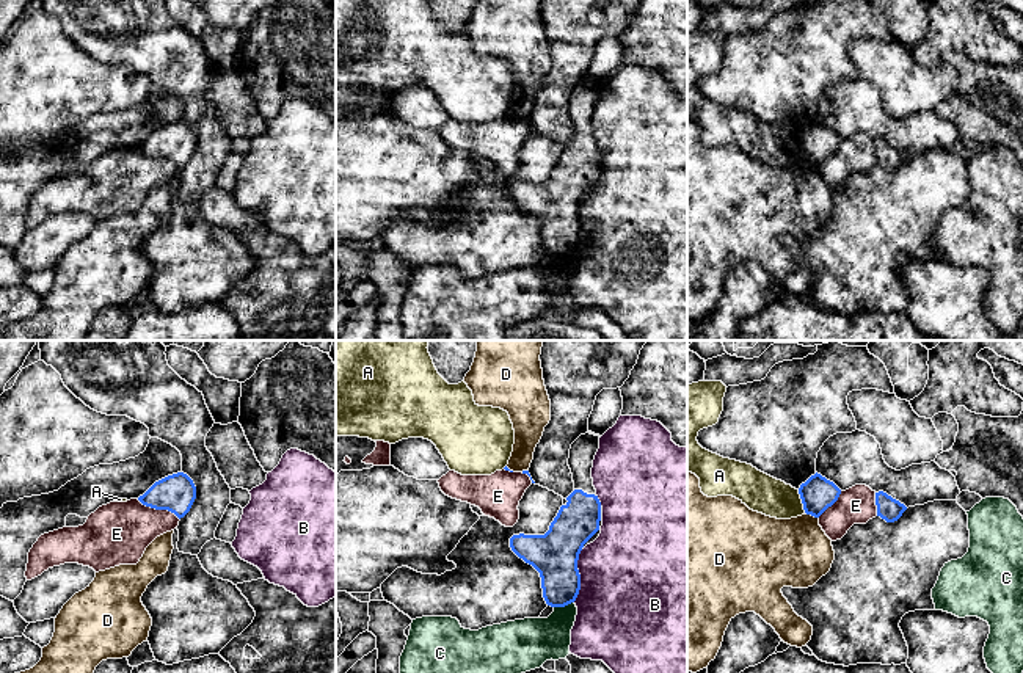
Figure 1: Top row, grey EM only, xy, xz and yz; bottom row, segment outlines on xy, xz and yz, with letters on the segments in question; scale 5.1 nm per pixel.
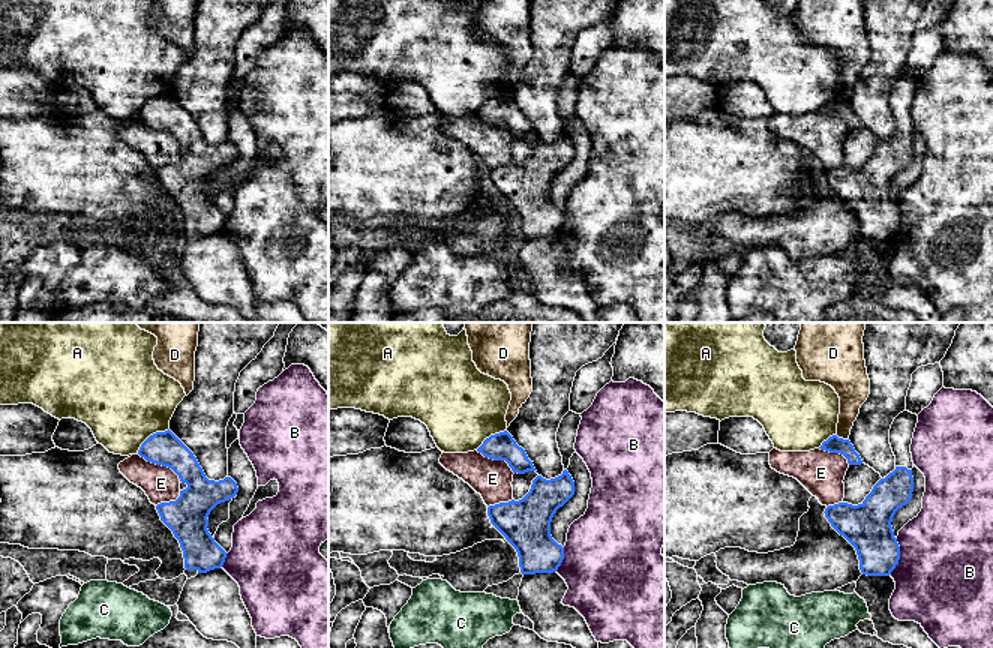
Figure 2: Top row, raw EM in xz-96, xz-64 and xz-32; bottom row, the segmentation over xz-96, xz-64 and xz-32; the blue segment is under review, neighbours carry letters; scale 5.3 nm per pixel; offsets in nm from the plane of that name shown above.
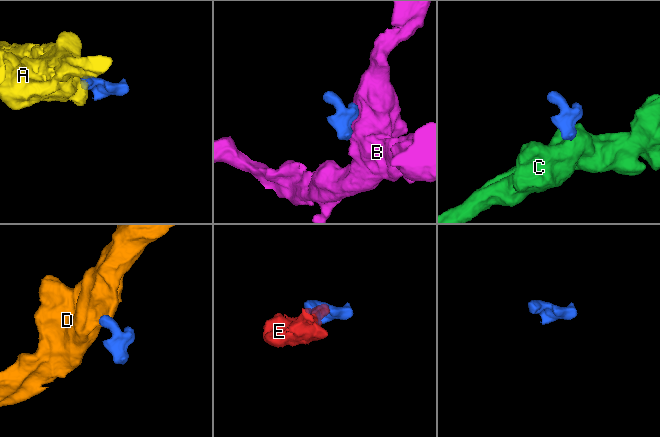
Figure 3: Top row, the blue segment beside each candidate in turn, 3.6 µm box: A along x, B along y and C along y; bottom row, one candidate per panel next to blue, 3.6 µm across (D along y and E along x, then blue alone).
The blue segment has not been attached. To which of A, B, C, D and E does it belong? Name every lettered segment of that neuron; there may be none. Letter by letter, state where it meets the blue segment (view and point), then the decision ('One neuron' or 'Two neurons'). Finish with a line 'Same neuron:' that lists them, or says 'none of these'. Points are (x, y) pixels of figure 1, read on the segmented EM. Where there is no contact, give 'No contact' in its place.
A: Touches blue at yz (802, 501). Two neurons
B: Touches blue at xz (579, 576). Two neurons
C: Touches blue at xz (564, 606). Two neurons
D: Touches blue at yz (811, 515). Two neurons
E: Touches blue at xy (159, 509). One neuron
Same neuron: E

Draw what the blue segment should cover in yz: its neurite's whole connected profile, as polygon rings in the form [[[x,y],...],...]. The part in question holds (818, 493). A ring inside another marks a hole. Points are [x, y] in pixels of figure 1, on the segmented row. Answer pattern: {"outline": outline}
{"outline": [[[817,472],[800,485],[799,494],[805,513],[819,519],[832,541],[841,540],[854,524],[866,524],[876,516],[894,522],[907,510],[883,491],[876,493],[866,485],[841,491]]]}

